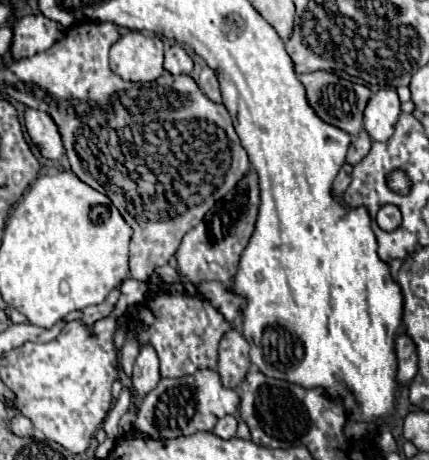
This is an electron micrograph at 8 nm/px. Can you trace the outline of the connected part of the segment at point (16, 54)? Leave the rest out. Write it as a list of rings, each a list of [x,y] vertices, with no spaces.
[[[26,15],[16,21],[14,25],[14,37],[12,37],[12,59],[32,57],[36,53],[42,53],[50,49],[60,37],[64,35],[64,29],[60,23],[38,15]]]

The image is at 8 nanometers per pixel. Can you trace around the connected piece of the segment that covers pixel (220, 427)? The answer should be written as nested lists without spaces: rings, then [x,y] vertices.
[[[226,415],[226,417],[218,419],[218,423],[216,423],[216,427],[214,427],[212,433],[218,435],[218,437],[222,437],[222,439],[234,437],[236,435],[236,417],[234,415]]]

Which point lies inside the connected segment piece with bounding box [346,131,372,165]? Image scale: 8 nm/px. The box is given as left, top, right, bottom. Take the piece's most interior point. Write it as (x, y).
(359, 148)

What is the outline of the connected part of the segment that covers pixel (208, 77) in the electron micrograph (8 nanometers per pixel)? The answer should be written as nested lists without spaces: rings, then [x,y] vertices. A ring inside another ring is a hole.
[[[200,73],[200,89],[204,91],[204,95],[214,101],[214,103],[222,103],[222,95],[220,95],[220,87],[216,81],[214,73]]]

